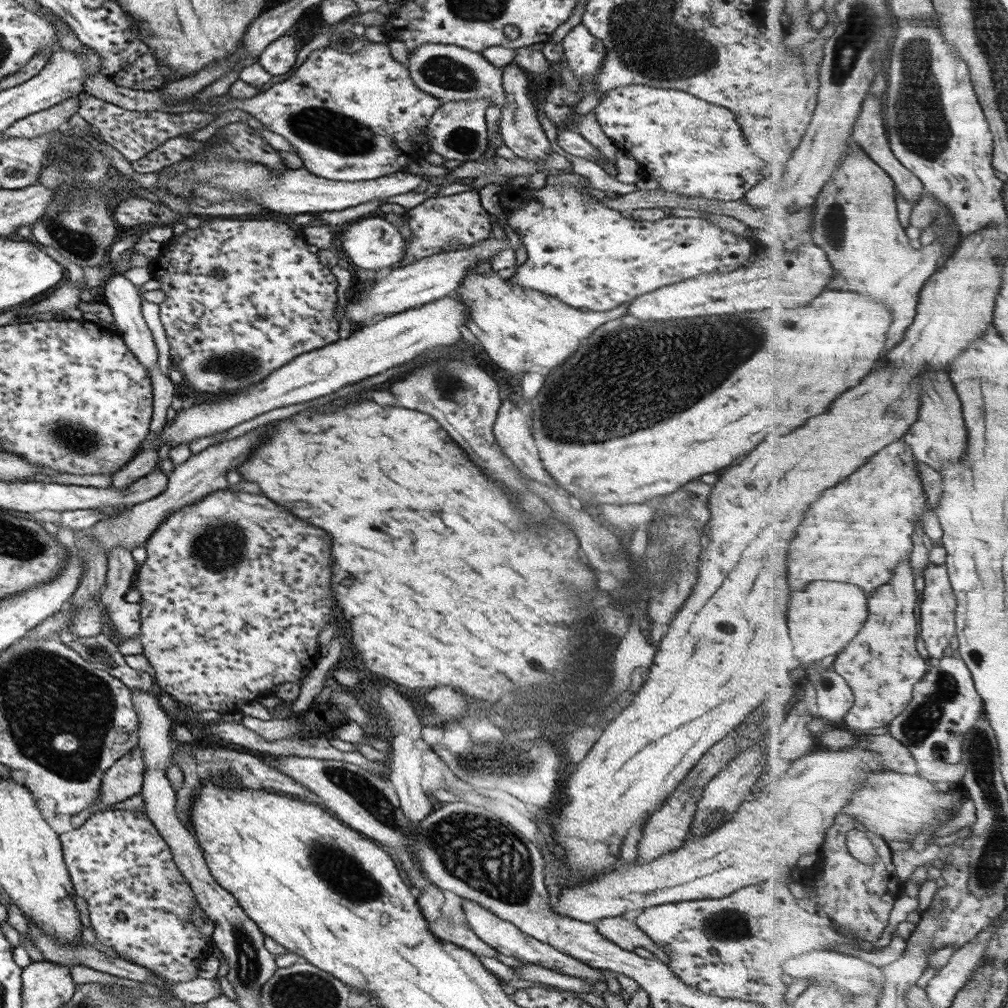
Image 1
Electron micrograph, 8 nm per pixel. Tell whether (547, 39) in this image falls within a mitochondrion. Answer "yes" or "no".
no

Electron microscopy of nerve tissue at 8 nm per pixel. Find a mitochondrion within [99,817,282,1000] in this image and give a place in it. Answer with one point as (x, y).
(248, 965)

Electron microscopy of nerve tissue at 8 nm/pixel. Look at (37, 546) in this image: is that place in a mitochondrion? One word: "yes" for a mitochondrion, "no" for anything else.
yes

